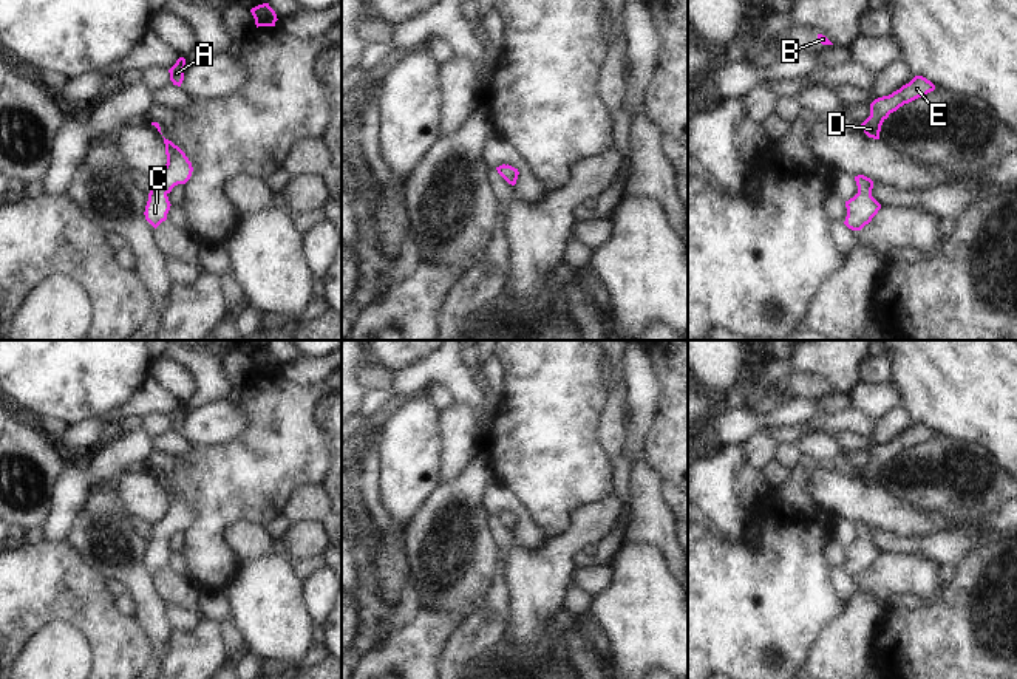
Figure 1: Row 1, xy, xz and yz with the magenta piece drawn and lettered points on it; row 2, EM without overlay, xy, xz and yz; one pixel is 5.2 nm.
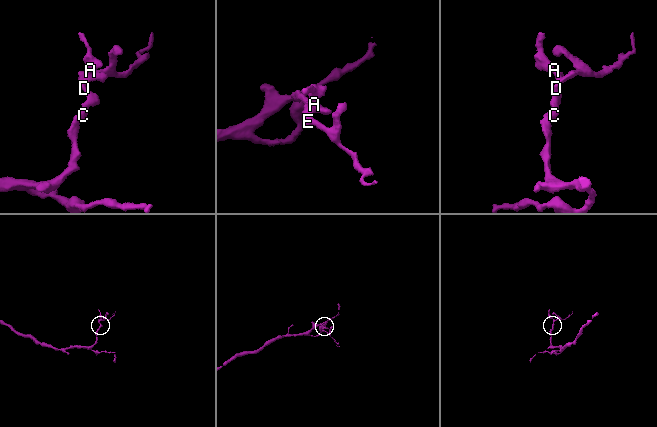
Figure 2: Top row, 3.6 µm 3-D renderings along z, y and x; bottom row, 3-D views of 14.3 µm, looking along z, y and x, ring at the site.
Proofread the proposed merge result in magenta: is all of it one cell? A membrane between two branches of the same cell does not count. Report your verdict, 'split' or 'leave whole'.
leave whole

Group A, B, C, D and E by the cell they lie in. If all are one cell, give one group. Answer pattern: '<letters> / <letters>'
A B C D E

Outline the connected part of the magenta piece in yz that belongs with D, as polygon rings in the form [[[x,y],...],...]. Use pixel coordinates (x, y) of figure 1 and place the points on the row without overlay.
[[[915,422],[909,430],[892,441],[875,445],[870,450],[870,462],[861,470],[864,479],[869,484],[879,486],[881,472],[890,459],[896,458],[904,450],[924,444],[934,436],[935,432],[930,427],[923,422]]]

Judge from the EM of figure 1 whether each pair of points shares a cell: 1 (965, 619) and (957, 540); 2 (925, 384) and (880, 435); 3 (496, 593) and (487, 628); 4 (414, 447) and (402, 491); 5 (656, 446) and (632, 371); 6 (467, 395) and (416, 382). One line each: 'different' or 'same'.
1: different
2: different
3: same
4: same
5: different
6: same

